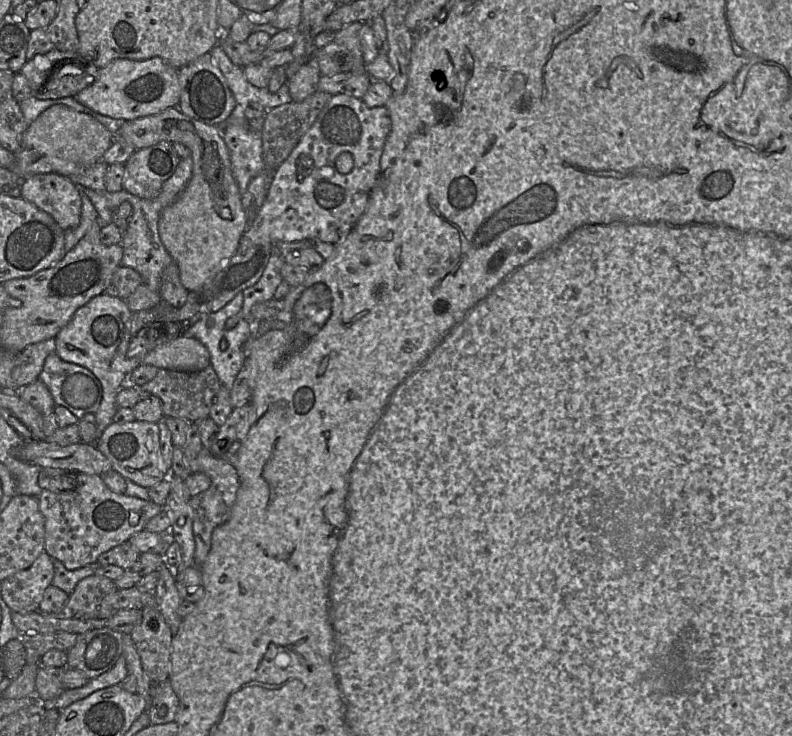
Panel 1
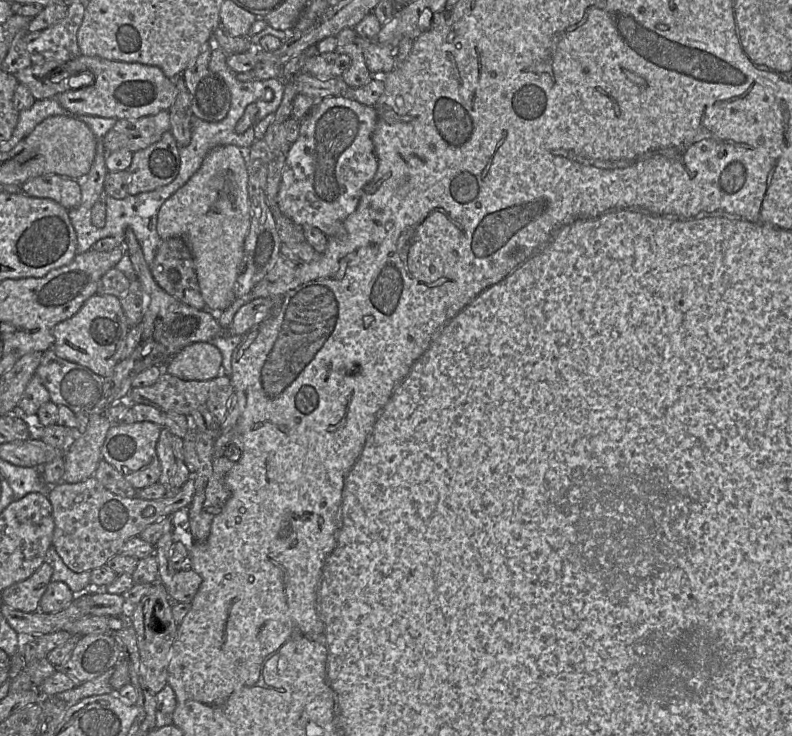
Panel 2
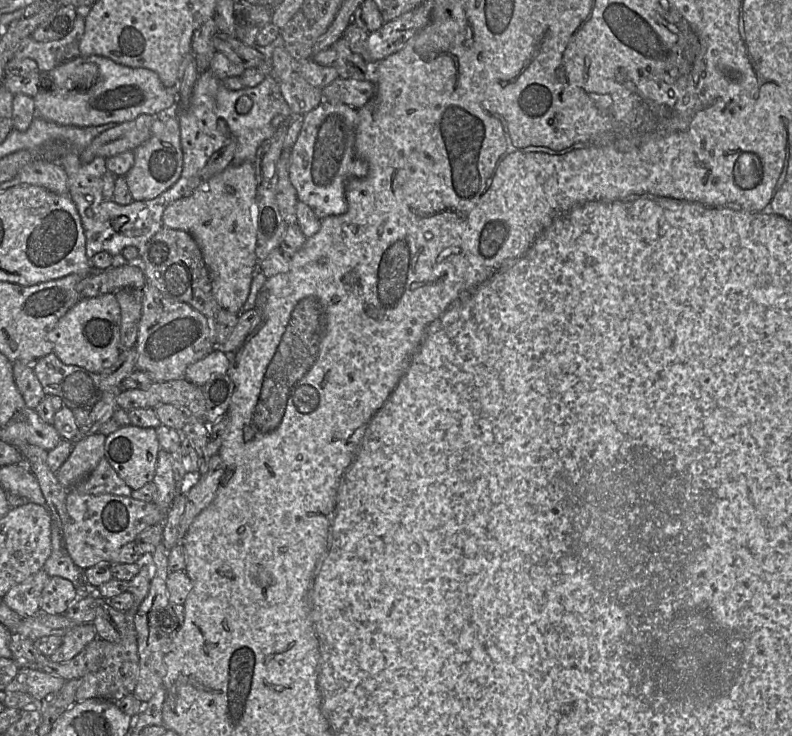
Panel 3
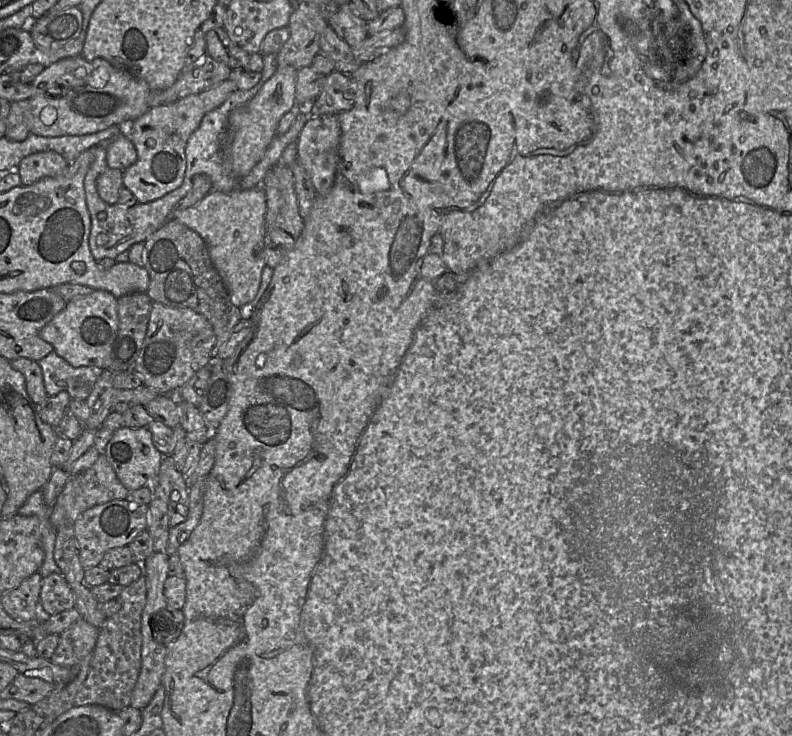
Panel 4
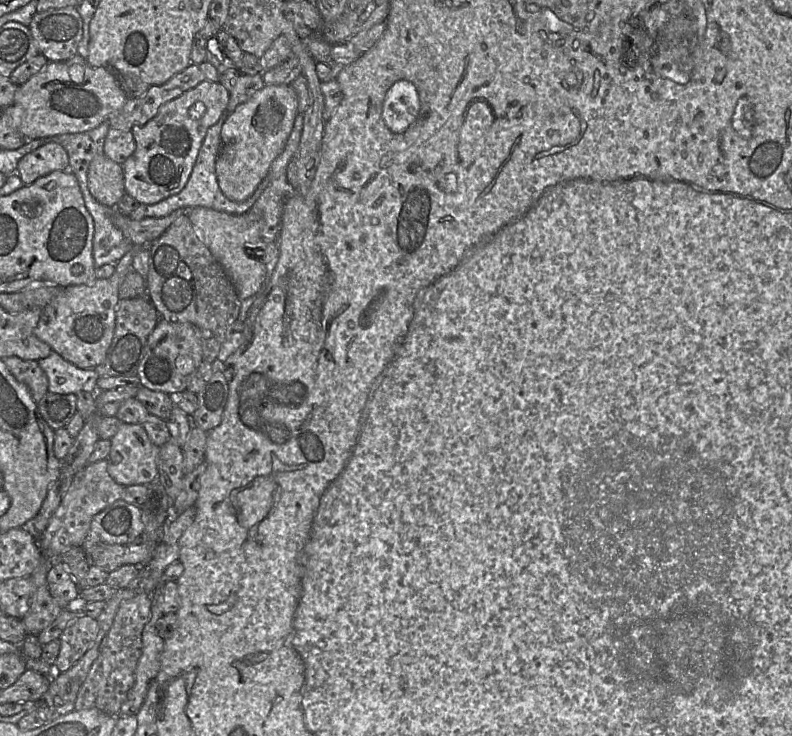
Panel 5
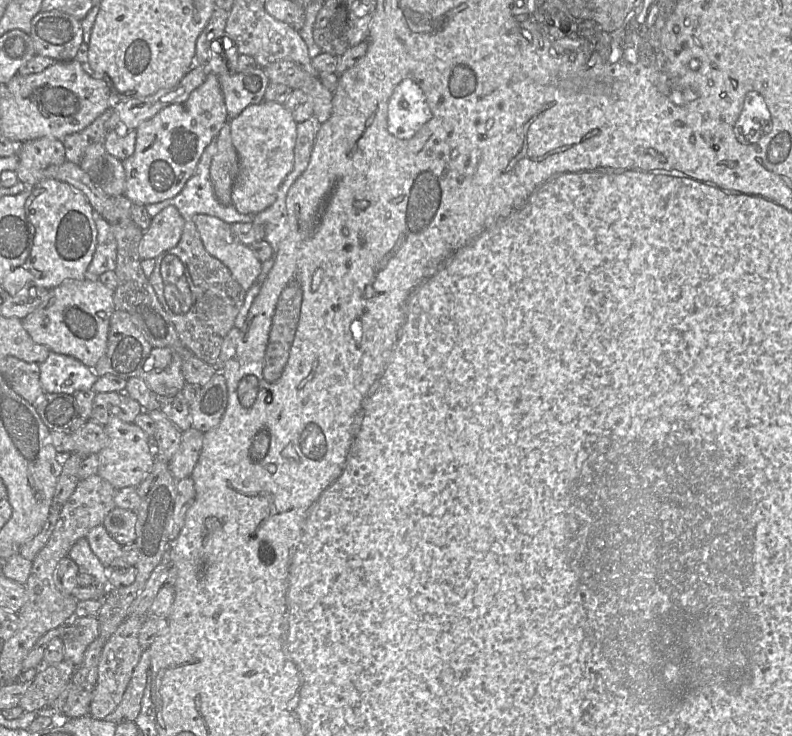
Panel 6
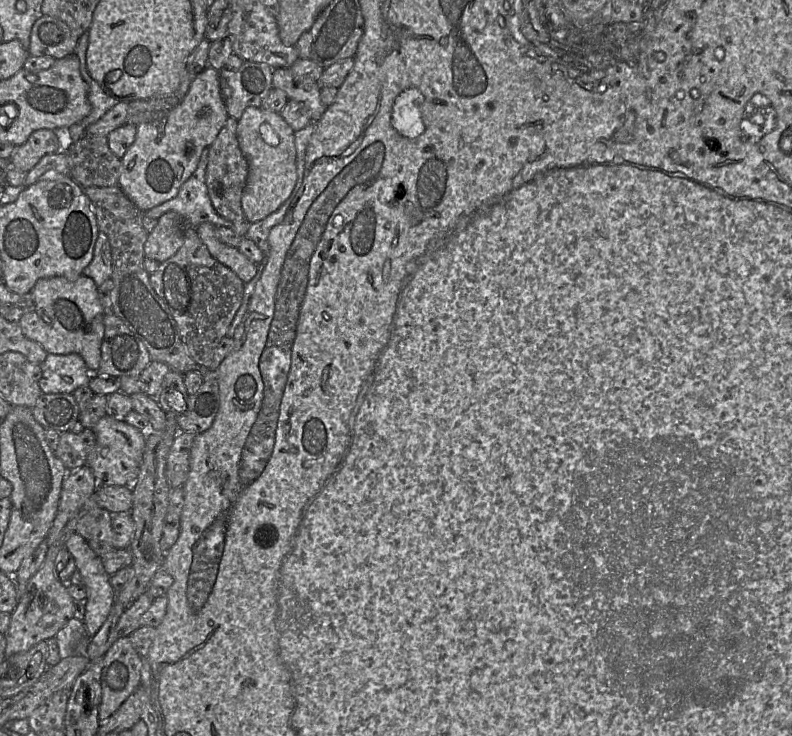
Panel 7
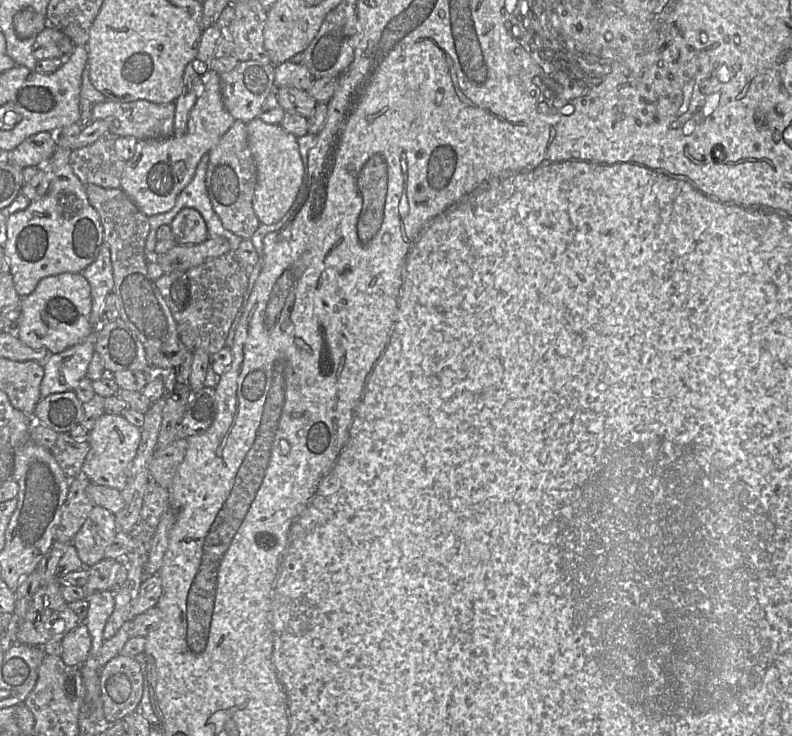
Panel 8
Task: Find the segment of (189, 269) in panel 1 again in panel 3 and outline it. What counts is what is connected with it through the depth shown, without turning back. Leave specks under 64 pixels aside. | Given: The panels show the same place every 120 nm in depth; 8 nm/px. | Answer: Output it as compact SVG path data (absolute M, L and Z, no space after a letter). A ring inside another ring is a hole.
M142 115L104 131L81 152L81 162L87 164L96 157L109 158L133 151L151 137L151 126L155 118L154 115ZM253 163L229 165L163 212L163 227L183 230L197 242L209 271L212 293L221 307L240 314L259 263L256 248L256 190Z

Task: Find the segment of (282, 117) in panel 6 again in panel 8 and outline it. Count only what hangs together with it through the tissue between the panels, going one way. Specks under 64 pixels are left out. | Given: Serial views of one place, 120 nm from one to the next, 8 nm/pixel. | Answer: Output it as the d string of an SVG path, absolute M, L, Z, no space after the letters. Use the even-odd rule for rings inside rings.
M259 118L247 123L247 134L256 167L252 207L260 223L274 224L291 211L303 183L304 167L297 137L285 131L280 124L268 124Z

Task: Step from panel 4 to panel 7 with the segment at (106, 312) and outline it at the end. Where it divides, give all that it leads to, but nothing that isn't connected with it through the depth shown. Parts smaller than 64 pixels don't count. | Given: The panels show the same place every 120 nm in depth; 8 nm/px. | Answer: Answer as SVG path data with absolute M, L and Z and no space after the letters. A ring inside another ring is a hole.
M173 211L165 212L148 233L144 244L144 256L159 263L173 256L184 242L184 221ZM84 275L75 281L64 277L41 278L31 294L33 304L18 321L24 336L40 344L47 354L79 354L91 374L95 374L100 366L105 316L95 282Z

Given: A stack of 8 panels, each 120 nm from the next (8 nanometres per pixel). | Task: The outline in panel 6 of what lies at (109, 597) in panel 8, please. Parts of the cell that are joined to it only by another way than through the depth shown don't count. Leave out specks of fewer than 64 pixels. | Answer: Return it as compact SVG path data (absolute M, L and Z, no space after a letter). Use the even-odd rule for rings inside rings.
M87 538L79 539L70 549L68 556L78 565L79 572L91 574L97 585L107 592L109 589L107 568L92 551Z

